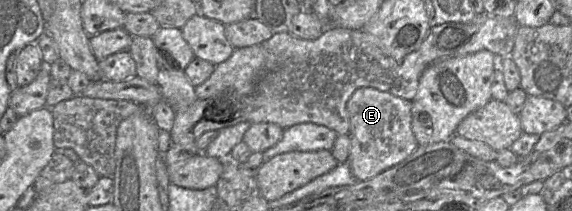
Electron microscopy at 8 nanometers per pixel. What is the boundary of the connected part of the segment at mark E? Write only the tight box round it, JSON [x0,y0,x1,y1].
[347,87,419,181]

